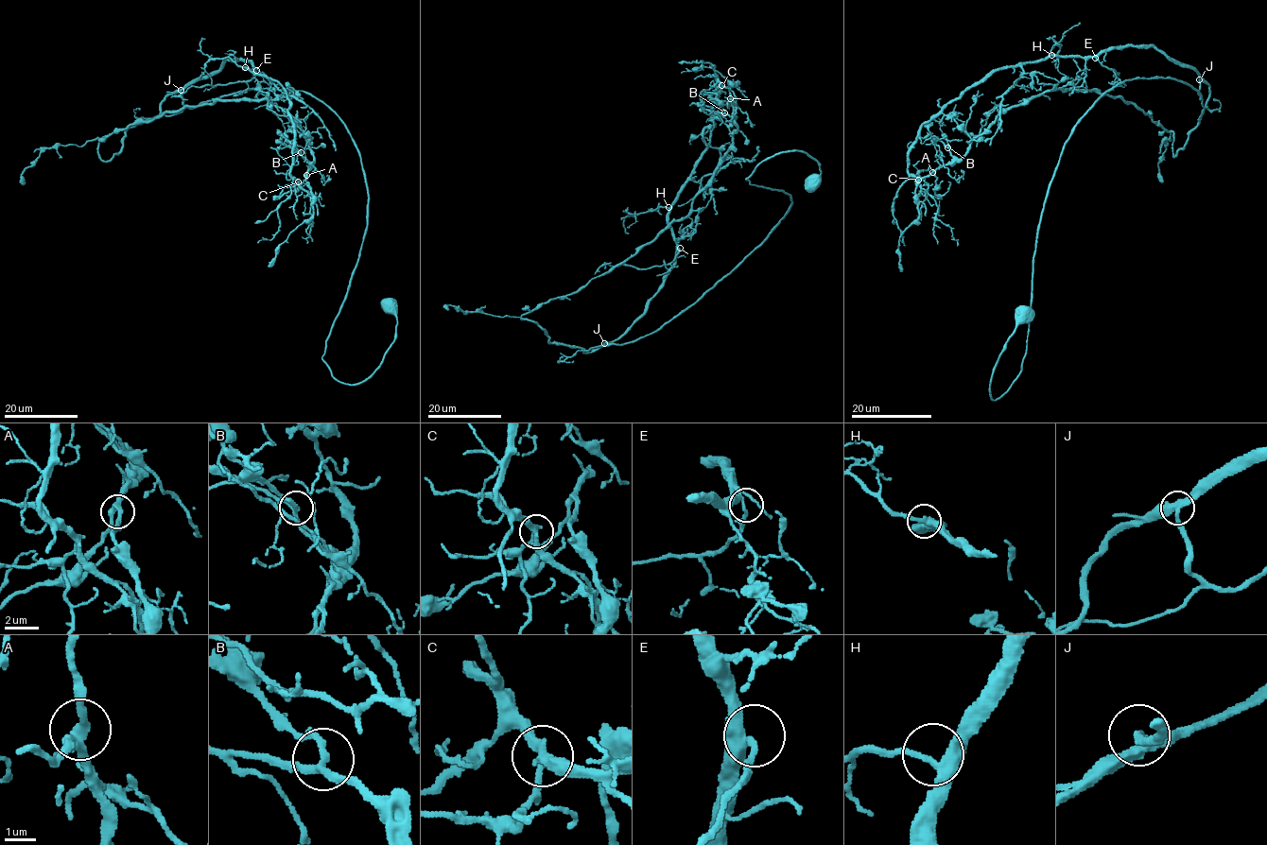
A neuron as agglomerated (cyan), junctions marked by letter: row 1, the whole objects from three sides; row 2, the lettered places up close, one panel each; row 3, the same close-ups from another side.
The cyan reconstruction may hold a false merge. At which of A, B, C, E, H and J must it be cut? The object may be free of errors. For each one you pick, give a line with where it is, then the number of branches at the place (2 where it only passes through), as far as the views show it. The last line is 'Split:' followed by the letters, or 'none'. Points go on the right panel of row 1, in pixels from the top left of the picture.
Split: none

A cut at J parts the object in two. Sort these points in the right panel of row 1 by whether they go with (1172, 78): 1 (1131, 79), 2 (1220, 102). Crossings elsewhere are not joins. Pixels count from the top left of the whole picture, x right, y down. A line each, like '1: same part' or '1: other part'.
1: same part
2: same part

